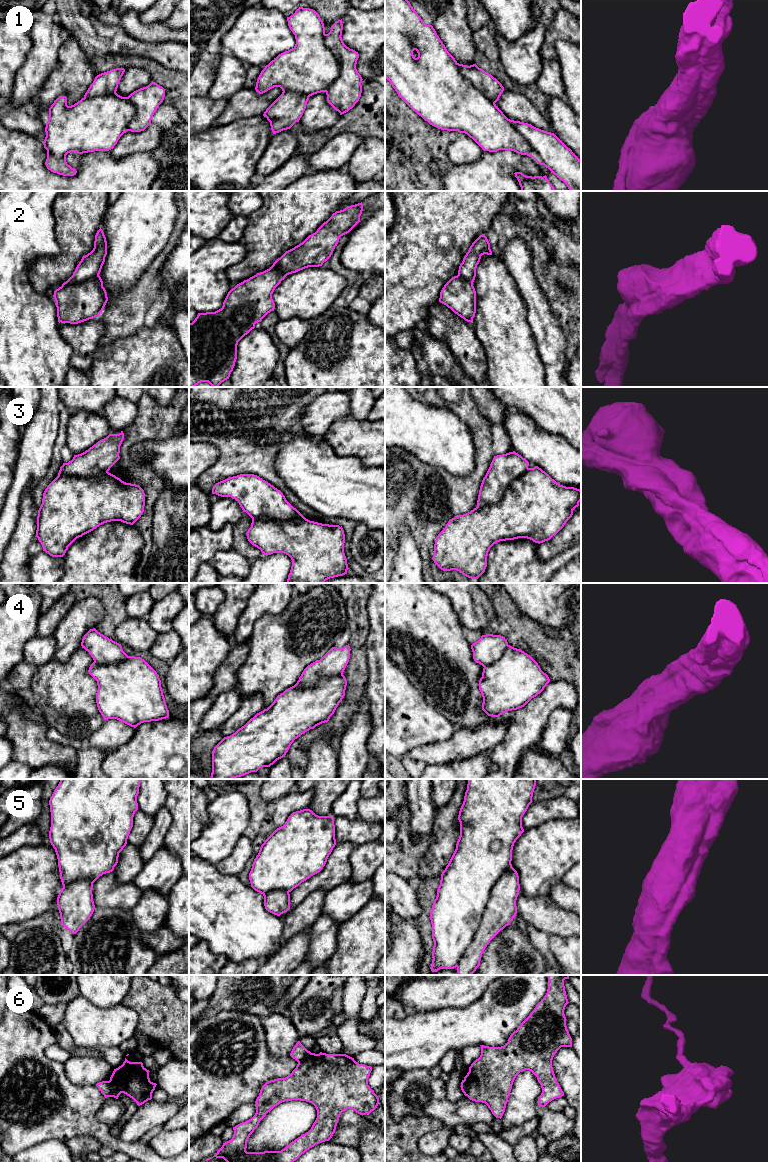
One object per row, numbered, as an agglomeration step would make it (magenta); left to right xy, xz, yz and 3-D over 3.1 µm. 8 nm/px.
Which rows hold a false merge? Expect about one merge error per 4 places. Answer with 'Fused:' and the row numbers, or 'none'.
Fused: 1, 6

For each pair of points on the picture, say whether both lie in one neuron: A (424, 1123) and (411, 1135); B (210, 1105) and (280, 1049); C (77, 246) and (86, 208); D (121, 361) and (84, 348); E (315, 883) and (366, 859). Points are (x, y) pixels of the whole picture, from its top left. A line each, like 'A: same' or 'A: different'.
A: same
B: different
C: same
D: different
E: different

